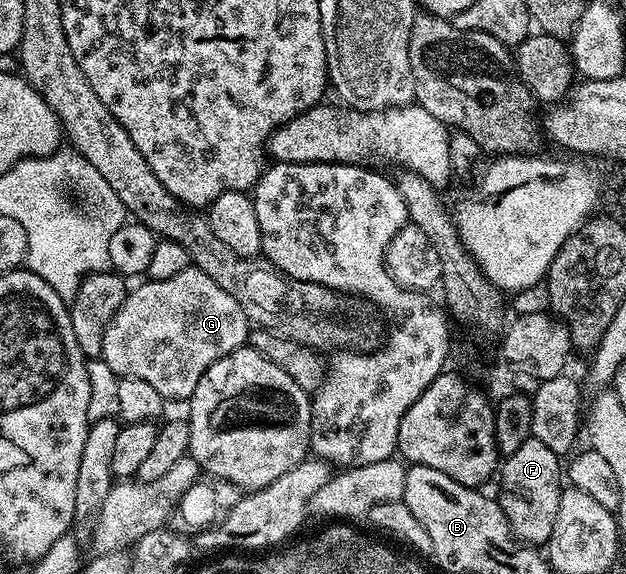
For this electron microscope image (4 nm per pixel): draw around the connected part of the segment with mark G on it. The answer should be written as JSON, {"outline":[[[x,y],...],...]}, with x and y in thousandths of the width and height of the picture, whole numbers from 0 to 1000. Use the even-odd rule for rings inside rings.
{"outline":[[[312,463],[291,470],[291,477],[278,477],[278,484],[257,488],[232,486],[219,502],[212,500],[204,517],[195,526],[188,547],[169,568],[169,582],[163,589],[163,625],[176,645],[196,659],[227,659],[238,672],[246,672],[252,686],[265,693],[294,690],[304,693],[316,672],[316,666],[334,653],[332,646],[351,625],[369,622],[396,599],[399,559],[393,540],[335,484],[335,477],[323,477]]]}

